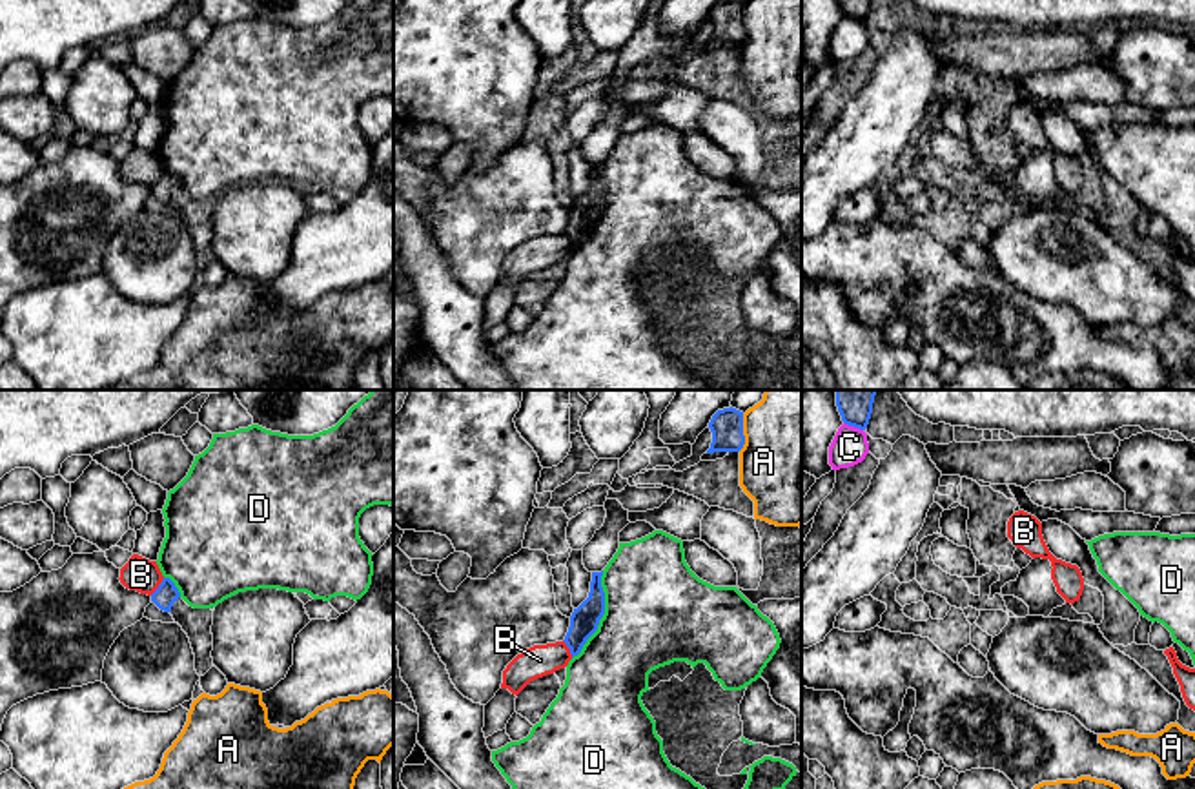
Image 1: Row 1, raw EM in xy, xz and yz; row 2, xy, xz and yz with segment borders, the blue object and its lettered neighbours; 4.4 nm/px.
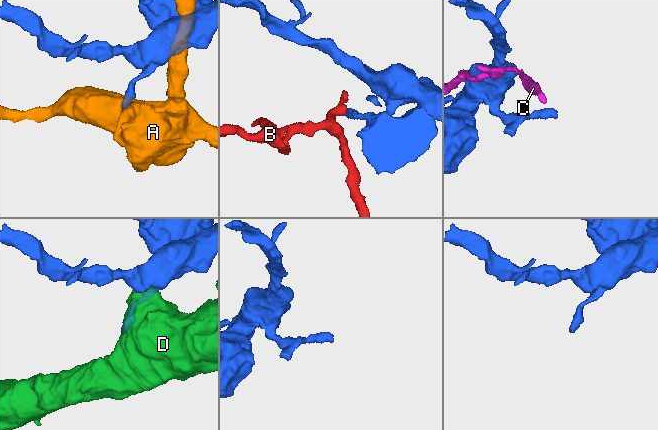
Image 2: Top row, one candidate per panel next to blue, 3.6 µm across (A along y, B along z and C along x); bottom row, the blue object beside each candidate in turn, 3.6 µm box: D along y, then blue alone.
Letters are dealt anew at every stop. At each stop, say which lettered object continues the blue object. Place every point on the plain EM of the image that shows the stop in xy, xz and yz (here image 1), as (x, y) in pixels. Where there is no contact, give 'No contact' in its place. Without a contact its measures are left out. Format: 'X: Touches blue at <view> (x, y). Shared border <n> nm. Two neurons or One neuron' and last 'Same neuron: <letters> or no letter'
A: Touches blue at xz (742, 24). Shared border 170 nm. Two neurons
B: Touches blue at xy (159, 179). Shared border 100 nm. Two neurons
C: Touches blue at yz (853, 17). Shared border 100 nm. Two neurons
D: Touches blue at xz (603, 204). Shared border 420 nm. Two neurons
Same neuron: no letter

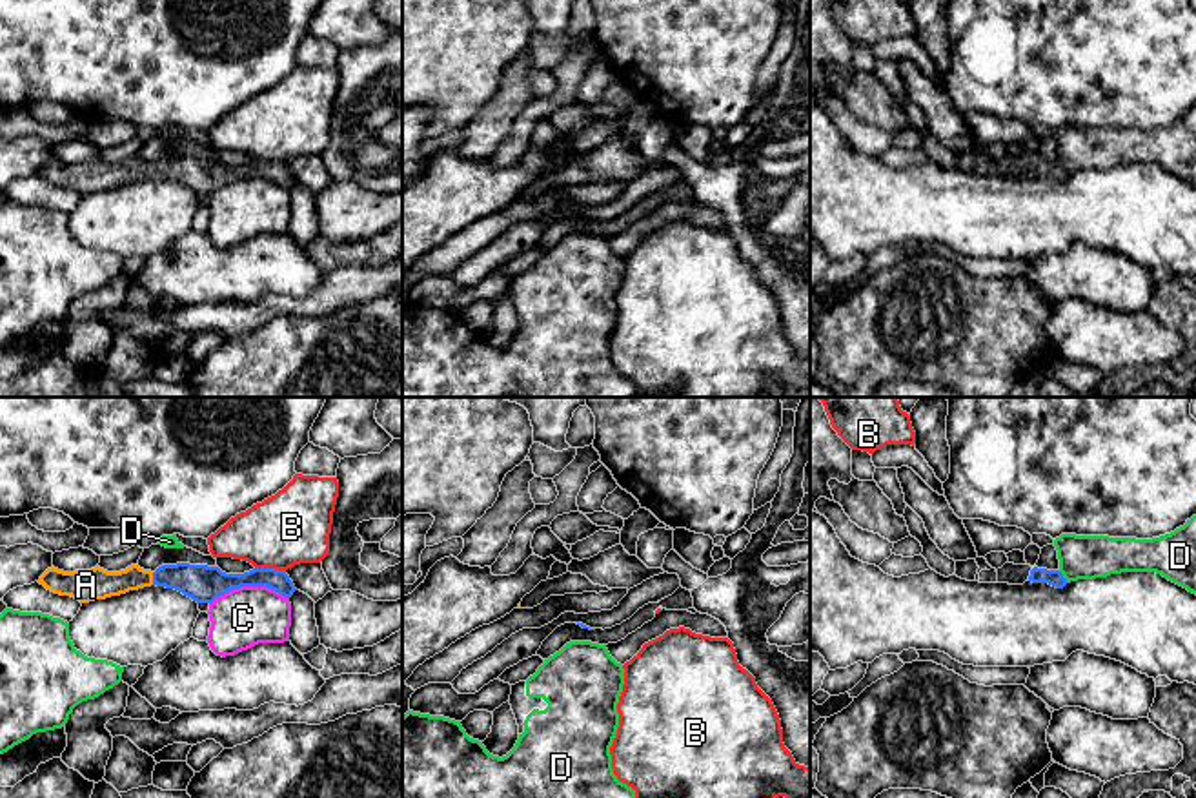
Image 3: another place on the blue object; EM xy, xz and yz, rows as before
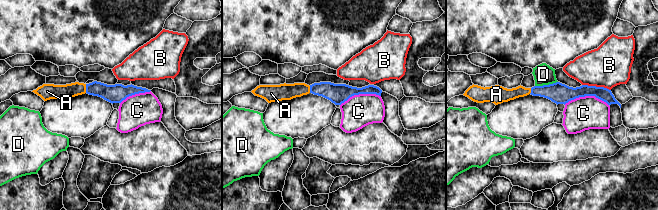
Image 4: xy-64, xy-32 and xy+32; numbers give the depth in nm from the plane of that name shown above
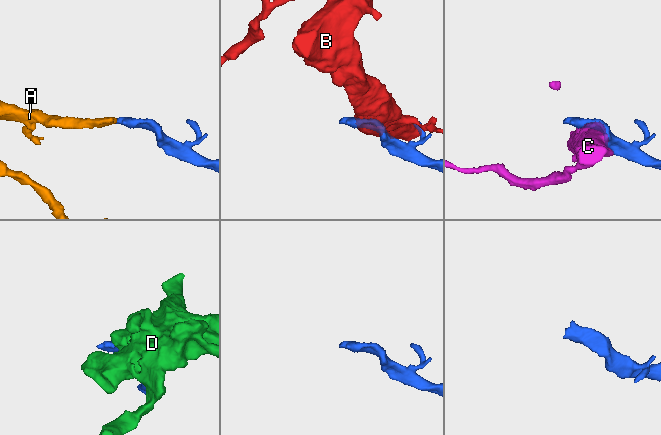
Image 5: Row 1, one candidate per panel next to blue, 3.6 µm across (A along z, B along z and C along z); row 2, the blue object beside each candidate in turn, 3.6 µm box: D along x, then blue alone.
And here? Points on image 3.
A: Touches blue at xy (153, 170). Shared border 60 nm. One neuron
B: Touches blue at xy (270, 161). Shared border 140 nm. Two neurons
C: Touches blue at xy (248, 177). Shared border 360 nm. Two neurons
D: Touches blue at yz (1062, 168). Shared border 70 nm. Two neurons
Same neuron: A

